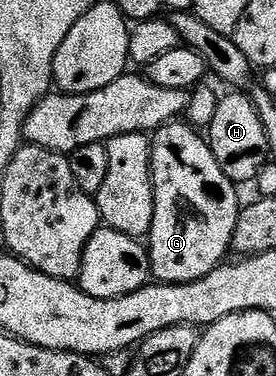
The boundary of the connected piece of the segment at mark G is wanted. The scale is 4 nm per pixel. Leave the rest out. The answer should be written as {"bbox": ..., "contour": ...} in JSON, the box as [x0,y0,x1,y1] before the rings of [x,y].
{"bbox":[148,122,240,284],"contour":[[[171,122],[153,133],[150,141],[150,177],[154,183],[154,217],[148,237],[152,276],[159,284],[187,284],[204,278],[227,259],[240,207],[237,190],[220,170],[207,137],[189,122]]]}

